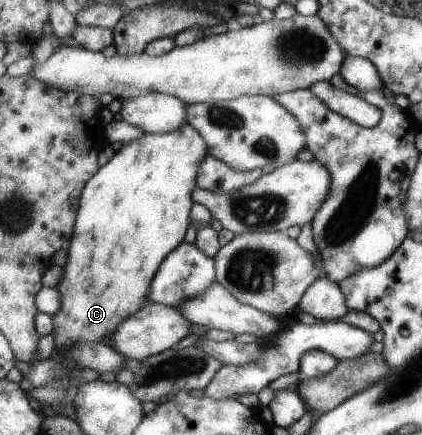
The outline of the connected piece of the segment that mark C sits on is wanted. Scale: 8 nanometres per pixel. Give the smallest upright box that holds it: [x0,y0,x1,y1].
[48,123,208,380]

